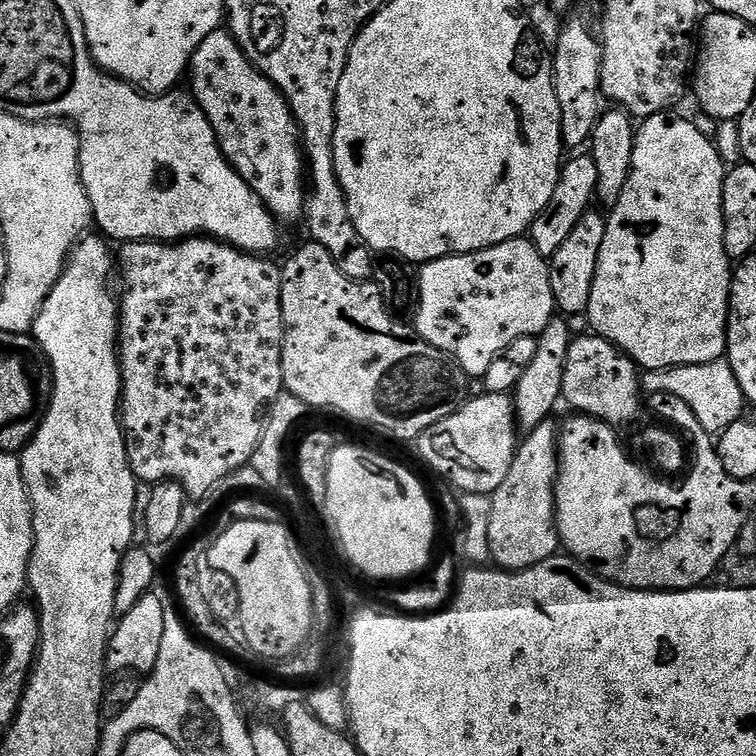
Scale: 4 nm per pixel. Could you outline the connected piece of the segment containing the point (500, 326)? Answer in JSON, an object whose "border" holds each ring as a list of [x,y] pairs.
{"border":[[[528,238],[502,242],[481,252],[429,260],[419,272],[418,307],[414,312],[416,332],[426,342],[430,342],[430,346],[452,357],[469,378],[486,375],[491,370],[492,363],[515,340],[540,336],[558,312],[554,302],[554,290],[550,290],[548,260],[538,254],[538,250]]]}

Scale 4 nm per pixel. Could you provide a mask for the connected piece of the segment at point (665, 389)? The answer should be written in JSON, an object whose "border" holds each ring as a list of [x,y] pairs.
{"border":[[[724,358],[686,367],[649,369],[641,375],[641,389],[652,396],[658,393],[675,394],[690,406],[703,428],[713,434],[724,432],[726,426],[741,419],[742,408],[746,406],[740,384],[727,359]]]}

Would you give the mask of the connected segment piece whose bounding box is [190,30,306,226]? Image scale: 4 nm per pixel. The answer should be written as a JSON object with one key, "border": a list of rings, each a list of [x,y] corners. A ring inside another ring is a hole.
{"border":[[[221,30],[210,34],[198,50],[194,50],[190,65],[190,95],[196,99],[196,105],[203,110],[206,118],[210,118],[210,126],[214,126],[214,134],[218,138],[218,146],[222,154],[239,176],[247,182],[262,198],[269,212],[276,217],[281,225],[292,224],[303,217],[306,212],[306,157],[300,139],[300,128],[296,124],[294,114],[279,90],[263,76],[246,58],[240,43],[234,39],[231,31]]]}

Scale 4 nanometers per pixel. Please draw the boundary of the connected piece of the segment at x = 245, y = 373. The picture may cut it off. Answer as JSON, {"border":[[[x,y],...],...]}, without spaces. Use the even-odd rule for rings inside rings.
{"border":[[[194,236],[175,242],[128,242],[118,252],[118,272],[124,275],[124,293],[118,296],[120,305],[120,330],[118,333],[118,351],[120,353],[120,425],[124,428],[124,441],[128,451],[128,461],[137,481],[148,484],[160,484],[164,480],[173,480],[182,486],[190,498],[204,498],[216,491],[218,482],[226,474],[251,465],[252,455],[262,438],[264,422],[268,412],[284,391],[282,378],[282,278],[281,265],[272,258],[260,254],[243,252],[231,248],[220,240],[207,236]]]}

